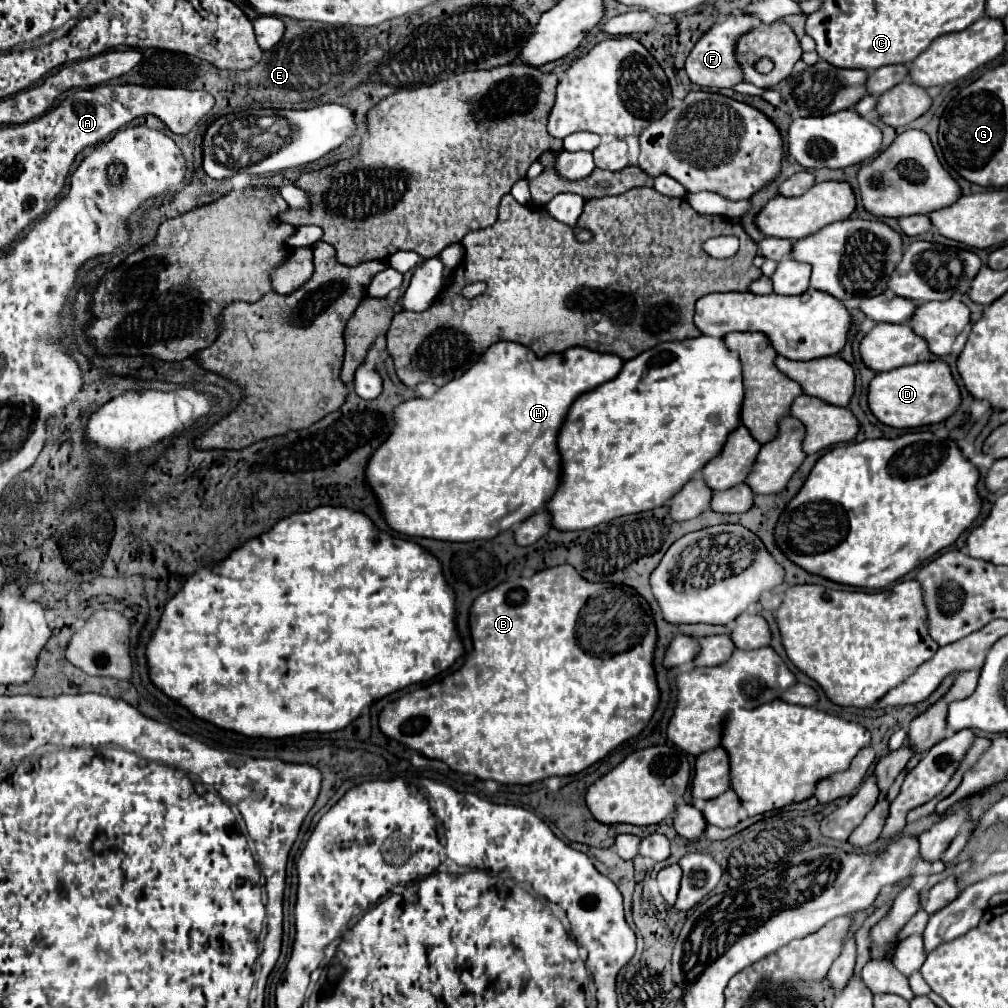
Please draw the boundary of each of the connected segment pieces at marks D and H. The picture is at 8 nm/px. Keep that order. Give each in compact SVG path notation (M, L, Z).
M928 360L928 362L918 362L912 366L902 366L902 368L894 368L894 370L876 374L870 382L870 388L868 388L868 400L870 400L870 410L874 412L874 416L880 422L894 426L894 428L920 428L920 426L948 420L960 408L962 394L960 394L960 388L958 388L954 376L950 374L948 362Z
M496 342L484 352L484 356L466 374L462 374L460 378L442 386L432 398L408 400L402 406L398 406L394 410L396 426L392 430L392 436L376 450L376 454L372 456L372 460L368 464L368 484L372 486L374 494L378 496L378 502L380 502L380 508L382 508L382 514L384 514L388 526L392 530L408 534L408 536L424 536L424 538L436 538L436 540L446 540L446 542L472 542L472 540L482 540L482 538L494 538L500 532L510 530L514 524L524 522L526 518L536 514L536 510L544 510L562 480L562 458L558 452L558 432L568 416L572 402L580 394L594 390L596 386L612 380L620 372L622 364L624 364L624 360L616 354L602 354L602 352L582 348L582 346L568 348L564 354L548 354L544 358L538 358L524 344Z

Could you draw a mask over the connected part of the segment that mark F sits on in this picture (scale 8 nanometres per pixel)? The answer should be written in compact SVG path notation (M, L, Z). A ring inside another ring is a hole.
M732 12L724 20L712 24L710 30L704 32L704 36L694 44L694 48L690 50L690 54L686 58L688 78L694 84L704 86L704 88L732 88L732 86L740 84L744 80L744 72L738 62L736 44L740 40L740 36L748 34L750 28L754 28L754 22L756 22L756 16L752 16L748 12Z

